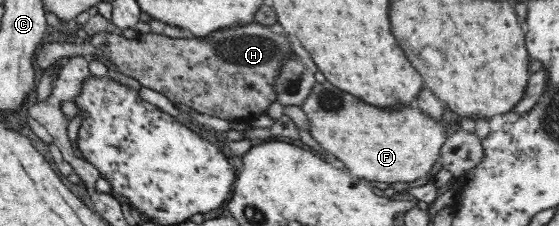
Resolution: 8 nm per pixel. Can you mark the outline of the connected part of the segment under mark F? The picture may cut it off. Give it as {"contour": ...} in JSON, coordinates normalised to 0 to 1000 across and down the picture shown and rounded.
{"contour":[[[587,354],[562,358],[558,403],[540,465],[551,518],[551,584],[581,677],[594,677],[635,788],[680,810],[737,810],[755,792],[784,717],[784,677],[801,597],[776,522],[751,487],[723,469],[714,487],[683,487],[608,403]]]}

